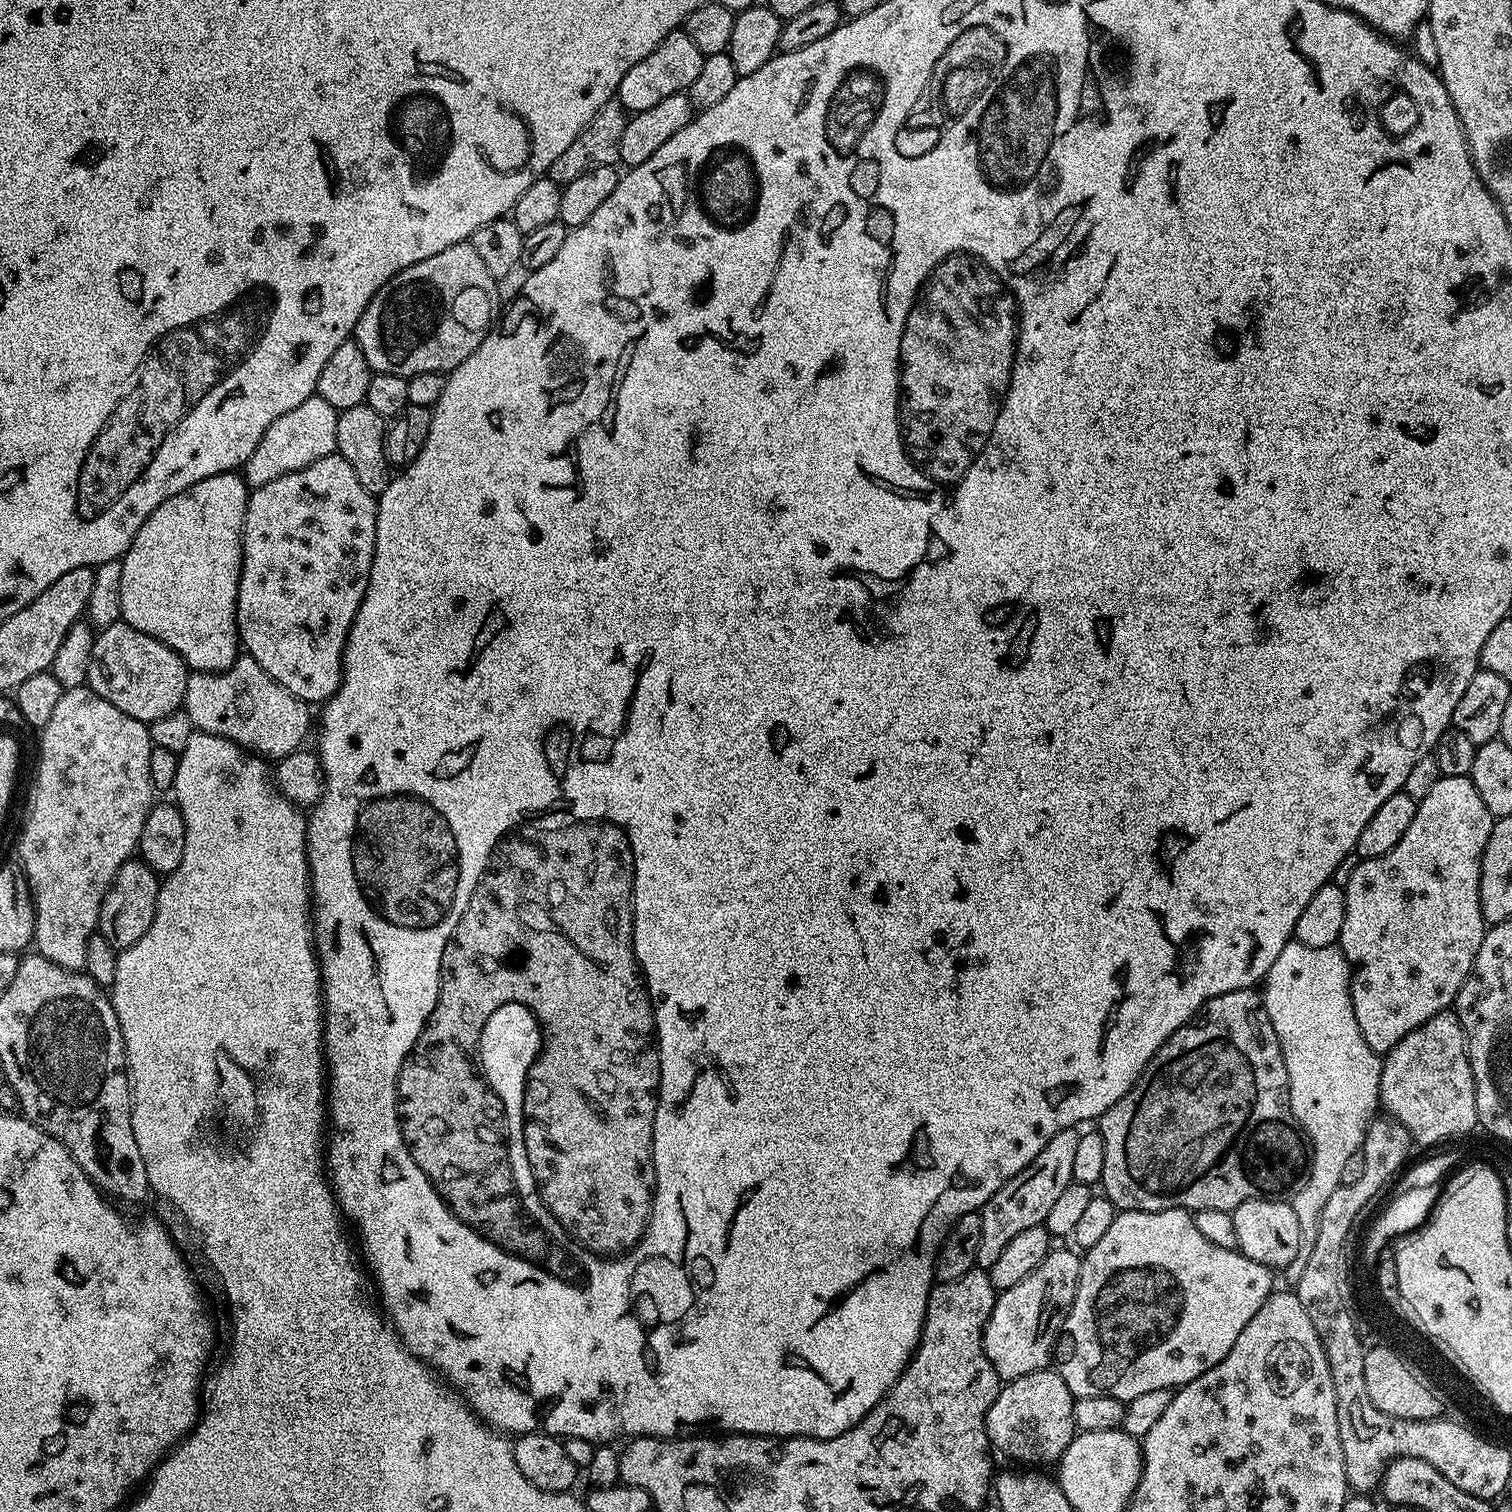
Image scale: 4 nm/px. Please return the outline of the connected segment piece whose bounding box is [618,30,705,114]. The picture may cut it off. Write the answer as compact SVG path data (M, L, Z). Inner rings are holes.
M677 30L670 33L666 38L662 38L662 42L658 42L658 46L654 46L654 50L650 50L650 54L646 54L646 58L642 58L642 62L626 70L618 93L620 103L629 113L635 114L650 110L650 106L670 98L670 94L687 92L692 87L694 78L698 78L702 71L704 58L704 52L694 44L694 38L690 38L688 32Z

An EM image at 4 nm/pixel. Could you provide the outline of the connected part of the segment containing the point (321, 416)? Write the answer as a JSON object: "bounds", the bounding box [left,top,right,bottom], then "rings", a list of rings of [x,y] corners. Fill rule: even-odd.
{"bounds":[242,395,338,489],"rings":[[[312,395],[306,398],[294,410],[289,410],[273,422],[270,430],[262,434],[262,442],[254,446],[254,454],[245,462],[242,475],[249,489],[260,488],[266,482],[274,482],[274,478],[282,478],[282,474],[290,474],[294,470],[302,470],[310,466],[310,462],[318,462],[318,458],[326,458],[336,452],[338,438],[338,410],[326,402],[326,398]]]}

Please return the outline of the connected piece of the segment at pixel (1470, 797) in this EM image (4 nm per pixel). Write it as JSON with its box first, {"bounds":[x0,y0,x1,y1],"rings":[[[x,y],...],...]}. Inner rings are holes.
{"bounds":[1338,776,1493,1054],"rings":[[[1441,776],[1438,782],[1434,782],[1430,794],[1426,794],[1426,798],[1422,798],[1417,803],[1414,822],[1410,822],[1406,834],[1402,834],[1402,842],[1398,842],[1394,850],[1378,858],[1361,860],[1359,866],[1350,874],[1347,884],[1343,885],[1345,921],[1342,922],[1338,947],[1344,951],[1348,967],[1352,970],[1354,1018],[1370,1050],[1386,1054],[1398,1042],[1402,1042],[1402,1038],[1406,1038],[1410,1030],[1422,1026],[1430,1018],[1434,1018],[1434,1014],[1449,1011],[1455,1005],[1456,995],[1460,993],[1462,982],[1467,976],[1472,975],[1474,958],[1482,946],[1482,938],[1486,931],[1486,921],[1480,909],[1480,863],[1482,854],[1486,850],[1486,838],[1490,838],[1493,819],[1490,810],[1486,810],[1486,802],[1482,802],[1482,794],[1478,794],[1471,776]]]}

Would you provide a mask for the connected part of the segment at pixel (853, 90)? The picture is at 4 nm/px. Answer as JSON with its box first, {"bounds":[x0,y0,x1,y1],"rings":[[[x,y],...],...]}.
{"bounds":[820,64,888,160],"rings":[[[852,64],[840,80],[836,80],[836,88],[832,88],[832,96],[828,96],[828,104],[824,104],[824,125],[820,132],[824,136],[824,144],[832,148],[832,156],[840,160],[852,160],[856,152],[868,140],[872,128],[876,128],[876,120],[888,108],[888,76],[880,72],[880,68],[872,68],[872,64]]]}

